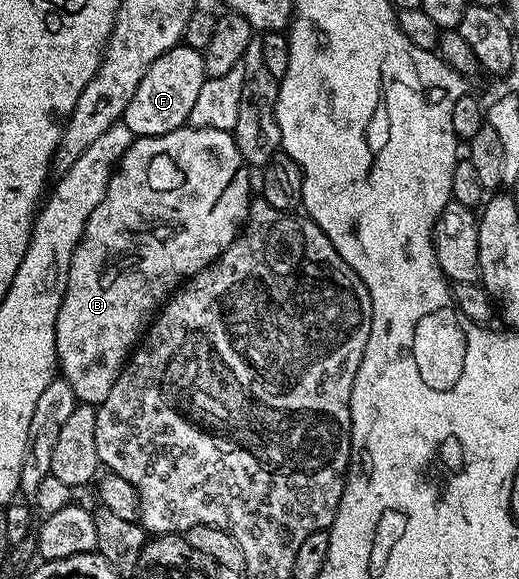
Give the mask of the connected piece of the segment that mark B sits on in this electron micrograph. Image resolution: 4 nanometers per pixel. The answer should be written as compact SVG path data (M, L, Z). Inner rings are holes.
M185 125L165 135L141 135L133 138L130 149L126 149L126 153L116 165L116 170L112 172L112 179L108 183L108 188L98 205L98 209L94 209L94 213L90 213L90 217L86 221L80 243L74 249L74 257L70 261L70 273L66 281L62 305L58 309L58 321L56 322L58 371L68 382L70 389L74 389L77 400L81 404L98 405L102 401L106 401L106 396L110 394L114 381L119 377L124 364L128 362L137 346L138 340L147 332L160 308L168 302L177 288L187 283L192 276L198 274L202 269L209 267L240 234L240 229L248 217L248 204L254 199L254 183L253 180L252 183L248 180L248 174L250 174L250 168L244 163L231 131L202 129L201 127Z

